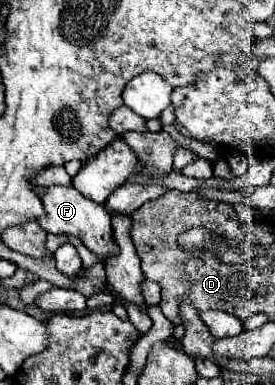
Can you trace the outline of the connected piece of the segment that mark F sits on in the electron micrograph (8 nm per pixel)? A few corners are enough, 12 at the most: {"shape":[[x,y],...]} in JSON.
{"shape":[[73,186],[41,196],[49,234],[77,236],[101,260],[117,254],[111,214]]}

